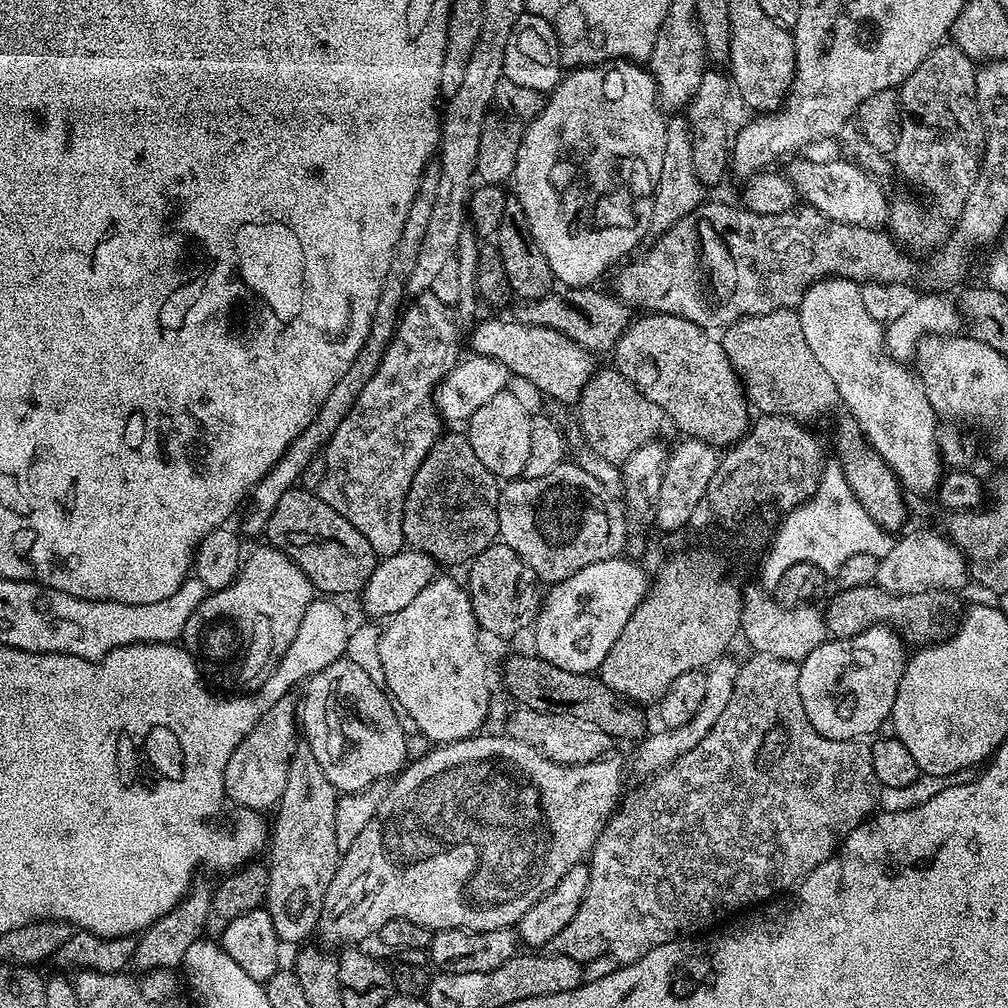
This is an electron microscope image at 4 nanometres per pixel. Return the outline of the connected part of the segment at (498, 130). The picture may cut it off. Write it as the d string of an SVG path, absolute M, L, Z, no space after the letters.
M500 80L498 86L494 86L494 98L490 98L490 106L486 110L486 118L482 122L482 142L478 142L478 162L476 174L480 184L507 185L514 174L516 155L520 149L520 143L524 137L524 131L528 124L534 122L534 118L544 108L545 97L538 90L530 90L525 84L515 84L509 80Z

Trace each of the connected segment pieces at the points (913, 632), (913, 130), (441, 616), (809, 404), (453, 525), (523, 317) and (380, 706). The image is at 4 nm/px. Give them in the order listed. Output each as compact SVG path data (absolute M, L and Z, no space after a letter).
M867 584L857 588L846 588L837 593L837 596L829 602L828 608L823 609L823 613L829 637L838 640L862 634L875 624L886 624L900 633L905 645L927 646L945 639L953 631L958 620L956 596L951 591L933 590L892 595L876 584Z
M945 42L898 89L900 137L894 153L896 168L906 183L913 184L928 199L925 208L919 208L912 200L893 199L888 205L891 235L909 249L931 249L932 236L960 219L966 198L974 190L986 135L976 101L976 69L974 61L962 54L956 44Z
M444 574L437 575L435 580L431 580L416 595L414 602L410 602L410 606L406 606L406 610L402 610L398 615L391 617L387 624L380 633L380 657L382 658L382 670L384 671L382 684L390 693L391 699L399 706L399 709L402 712L404 710L403 715L416 724L416 732L419 735L424 735L428 740L433 740L431 743L436 746L453 744L459 740L469 740L476 736L483 729L481 726L490 710L490 690L486 682L486 660L478 642L478 638L480 638L479 624L474 618L472 599L468 597L461 581L459 584L458 581L451 580L450 577L444 576Z
M783 308L770 314L745 316L729 325L720 341L744 385L749 405L755 411L757 408L757 413L811 422L819 418L820 412L832 412L841 407L838 386L834 386L822 362L811 353L800 315L795 309Z
M463 431L441 435L418 466L414 482L404 496L402 530L409 549L432 556L441 565L464 564L475 560L486 546L497 543L498 502L501 481L474 454L467 435Z
M592 286L554 290L549 296L543 296L540 300L527 301L523 305L524 309L518 313L518 319L522 324L546 326L550 330L558 330L566 334L566 338L578 342L578 346L582 346L587 352L611 353L616 347L618 338L622 338L622 334L627 330L634 312L624 301L616 299L615 295L606 296L602 292L595 292L596 290Z
M347 658L335 660L326 665L318 674L308 677L303 689L302 707L298 712L298 720L302 725L302 736L308 739L307 751L322 766L322 774L330 778L337 793L358 793L379 785L379 780L395 777L409 763L408 740L404 725L389 693L362 670L362 666L354 666Z

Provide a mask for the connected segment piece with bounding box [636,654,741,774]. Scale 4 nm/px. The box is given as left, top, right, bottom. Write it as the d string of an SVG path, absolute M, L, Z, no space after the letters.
M725 654L707 669L706 698L702 698L702 706L698 706L698 714L694 714L694 718L690 718L690 722L686 722L686 726L678 726L671 730L659 730L660 732L654 733L653 736L652 733L645 735L644 739L639 741L637 748L640 749L636 752L638 771L648 772L647 774L663 772L679 756L694 750L694 746L698 746L698 742L702 738L706 738L706 734L710 734L714 722L718 722L718 718L722 718L722 710L726 710L726 706L730 706L730 698L734 694L734 682L738 682L740 666L739 659L735 660L732 654Z

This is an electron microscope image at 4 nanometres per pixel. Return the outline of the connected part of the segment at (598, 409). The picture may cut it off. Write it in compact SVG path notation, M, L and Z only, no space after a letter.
M615 367L597 370L586 382L580 395L580 432L586 443L592 447L592 456L606 458L606 462L617 466L623 465L634 450L657 439L666 425L664 412L640 393L634 385Z

